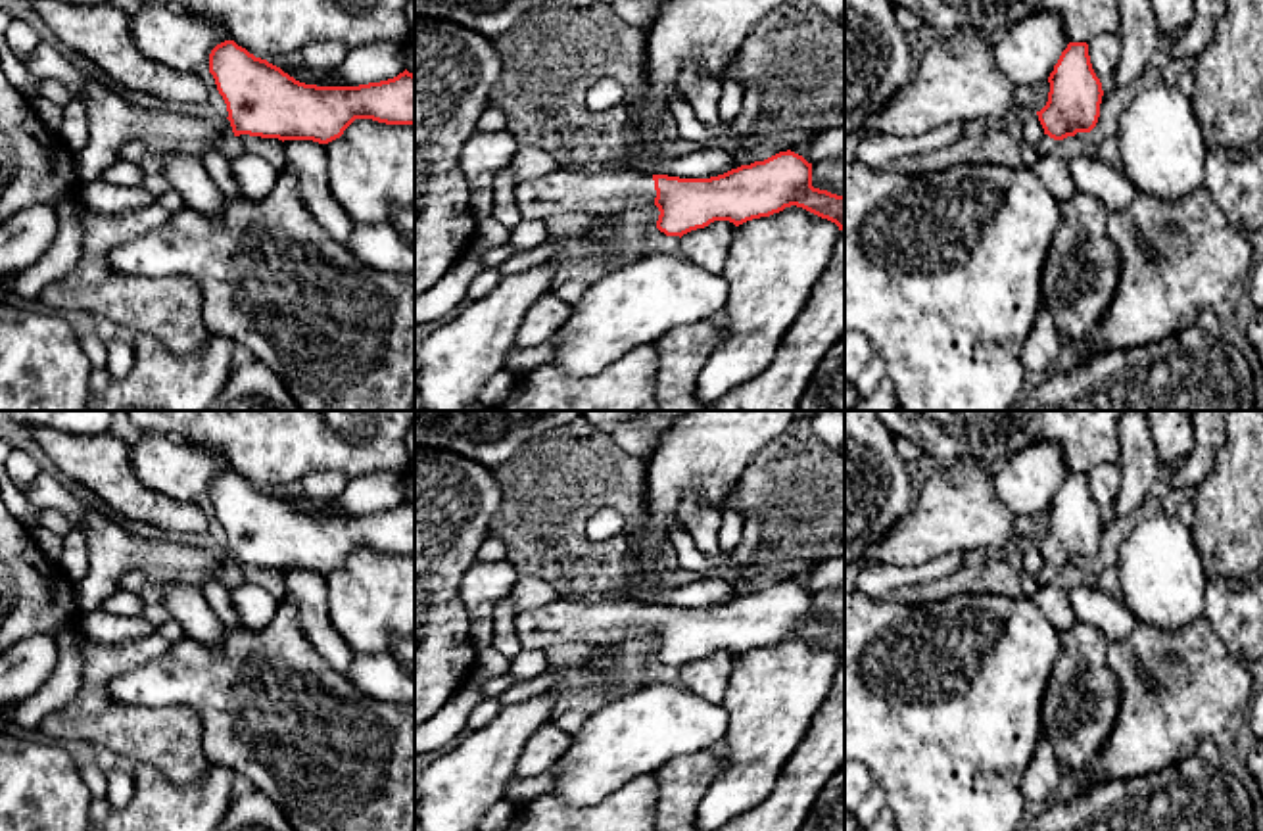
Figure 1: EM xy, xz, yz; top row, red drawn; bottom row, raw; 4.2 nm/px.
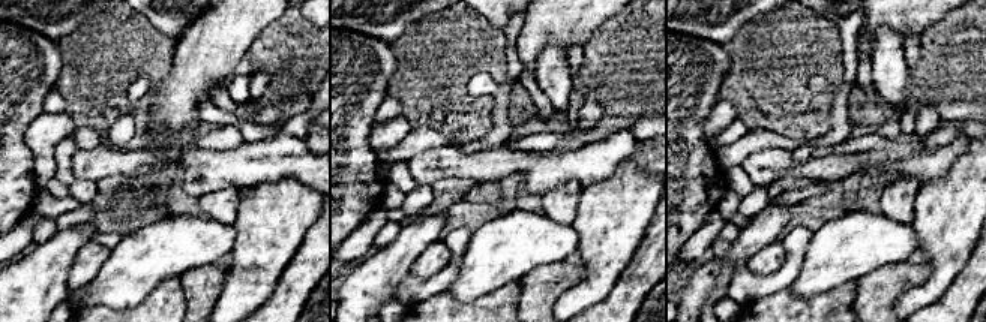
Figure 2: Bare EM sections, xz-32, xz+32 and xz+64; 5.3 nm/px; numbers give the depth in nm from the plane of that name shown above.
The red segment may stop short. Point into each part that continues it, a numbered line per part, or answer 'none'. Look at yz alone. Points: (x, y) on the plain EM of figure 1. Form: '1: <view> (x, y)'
none

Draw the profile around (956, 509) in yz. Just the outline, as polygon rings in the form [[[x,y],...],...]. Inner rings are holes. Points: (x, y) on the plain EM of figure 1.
[[[977,461],[942,464],[923,484],[917,503],[862,558],[917,566],[948,553],[969,553],[1021,539],[1021,518],[998,499]]]

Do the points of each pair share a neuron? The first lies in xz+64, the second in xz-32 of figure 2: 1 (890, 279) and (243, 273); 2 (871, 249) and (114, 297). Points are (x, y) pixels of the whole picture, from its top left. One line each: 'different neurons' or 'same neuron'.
1: different neurons
2: same neuron

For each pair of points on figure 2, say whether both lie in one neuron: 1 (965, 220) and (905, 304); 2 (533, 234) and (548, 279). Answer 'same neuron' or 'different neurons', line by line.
1: same neuron
2: different neurons

